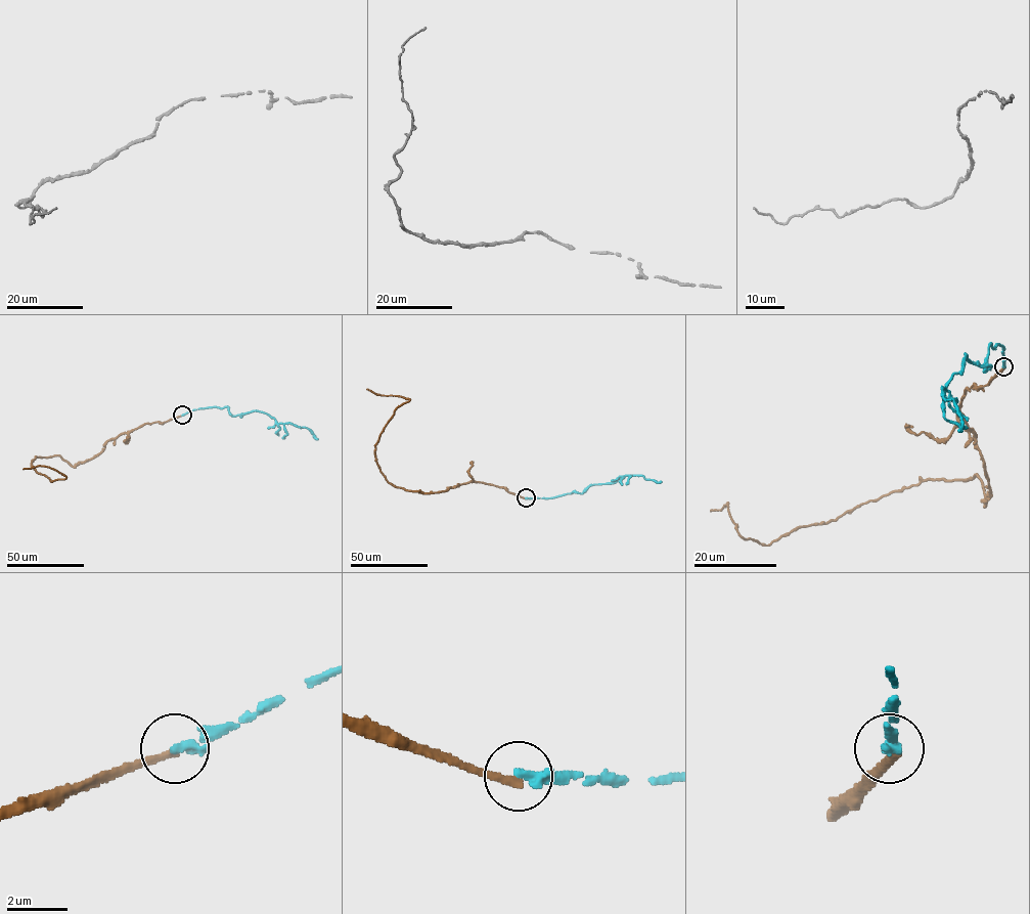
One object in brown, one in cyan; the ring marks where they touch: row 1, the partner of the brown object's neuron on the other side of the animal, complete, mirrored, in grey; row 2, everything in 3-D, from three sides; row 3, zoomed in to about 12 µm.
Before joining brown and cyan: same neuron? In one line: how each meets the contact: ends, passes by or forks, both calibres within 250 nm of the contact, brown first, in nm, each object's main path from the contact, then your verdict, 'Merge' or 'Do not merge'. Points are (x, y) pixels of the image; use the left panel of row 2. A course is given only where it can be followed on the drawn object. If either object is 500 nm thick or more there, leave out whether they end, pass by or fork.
At the ring brown ends. At the ring cyan ends. Thickness 280 nm (brown) against 320 nm. Course of brown: (182, 416), (120, 434), (75, 466), (54, 455), (31, 463), (51, 481), (64, 479), (48, 467), (23, 469). Course of cyan: (182, 416), (213, 407), (227, 406), (233, 416), (261, 411), (277, 423), (307, 428), (317, 439). Do not merge

